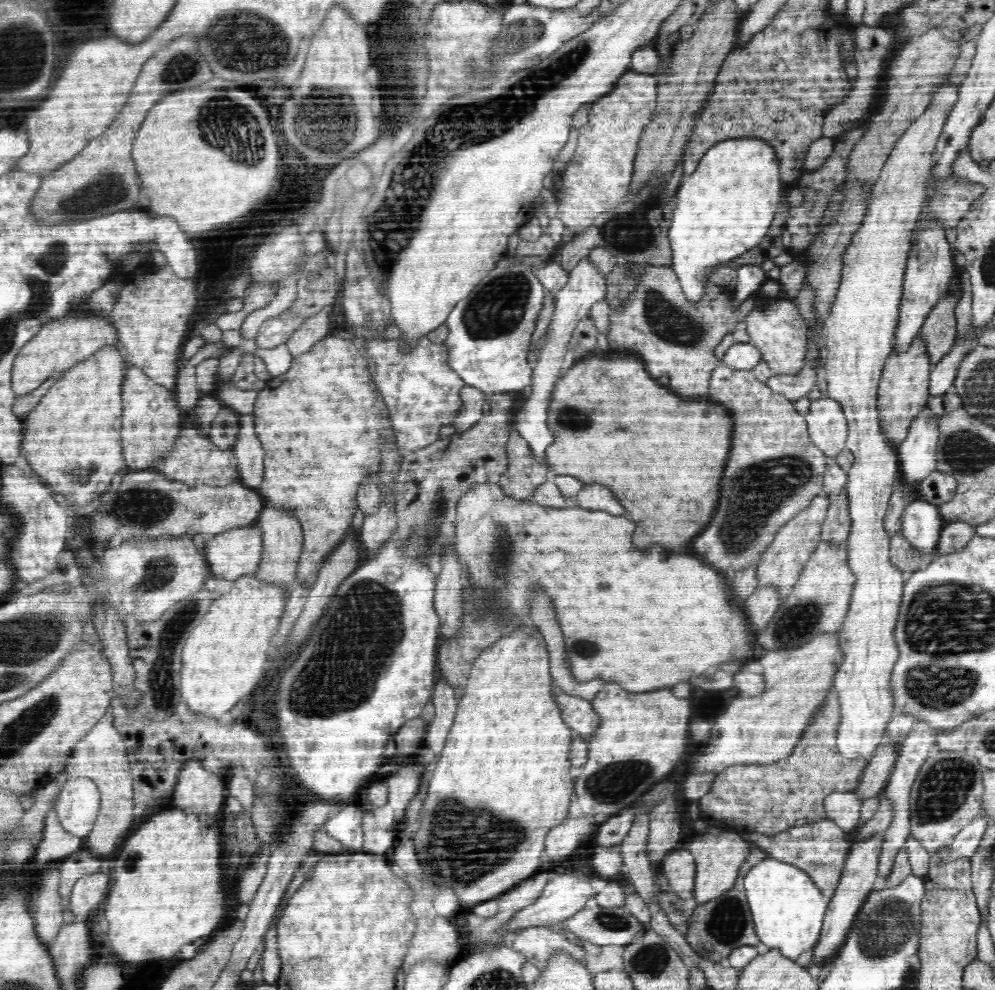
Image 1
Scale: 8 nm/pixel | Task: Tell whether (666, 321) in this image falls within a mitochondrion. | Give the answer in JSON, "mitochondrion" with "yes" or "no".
{"mitochondrion":"yes"}

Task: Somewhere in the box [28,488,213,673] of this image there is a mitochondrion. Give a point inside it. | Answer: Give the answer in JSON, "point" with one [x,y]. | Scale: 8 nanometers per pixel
{"point":[159,572]}

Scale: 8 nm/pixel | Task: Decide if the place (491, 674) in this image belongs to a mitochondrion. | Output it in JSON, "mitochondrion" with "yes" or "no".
{"mitochondrion":"no"}

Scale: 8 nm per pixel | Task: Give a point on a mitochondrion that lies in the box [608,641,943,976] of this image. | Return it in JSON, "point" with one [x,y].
{"point":[889,927]}

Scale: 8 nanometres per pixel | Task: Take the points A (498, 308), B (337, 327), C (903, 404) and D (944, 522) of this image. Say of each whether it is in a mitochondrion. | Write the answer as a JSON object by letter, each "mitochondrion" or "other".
{"A":"mitochondrion","B":"other","C":"other","D":"other"}

